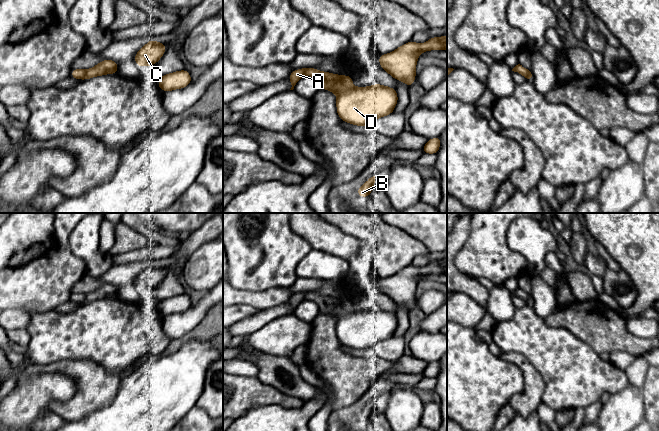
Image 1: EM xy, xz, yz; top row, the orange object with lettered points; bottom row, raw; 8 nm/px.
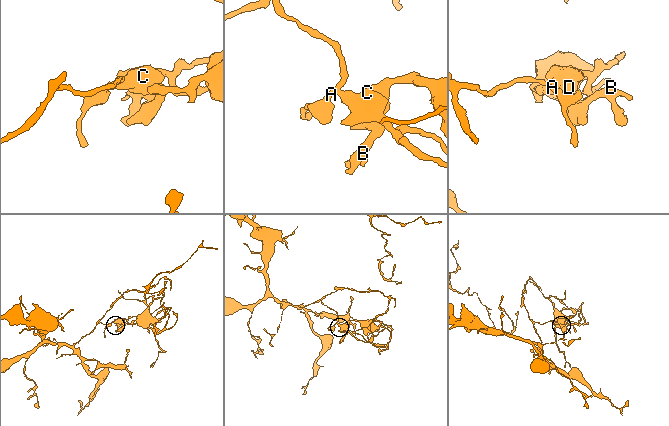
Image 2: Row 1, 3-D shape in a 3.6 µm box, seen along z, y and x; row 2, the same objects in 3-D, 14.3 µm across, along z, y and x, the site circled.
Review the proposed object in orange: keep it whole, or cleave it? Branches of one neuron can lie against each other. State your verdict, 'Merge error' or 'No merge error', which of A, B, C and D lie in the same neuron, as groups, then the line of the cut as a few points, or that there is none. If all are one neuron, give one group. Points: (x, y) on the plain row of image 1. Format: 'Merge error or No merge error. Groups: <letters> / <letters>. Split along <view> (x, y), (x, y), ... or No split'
Merge error. Groups: A / B C D. Split along xy (86, 294), (81, 302)

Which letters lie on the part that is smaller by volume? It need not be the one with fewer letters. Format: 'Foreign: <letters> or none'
Foreign: B, C, D

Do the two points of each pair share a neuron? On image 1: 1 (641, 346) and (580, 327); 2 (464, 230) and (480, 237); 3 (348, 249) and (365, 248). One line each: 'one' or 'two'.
1: one
2: two
3: two

